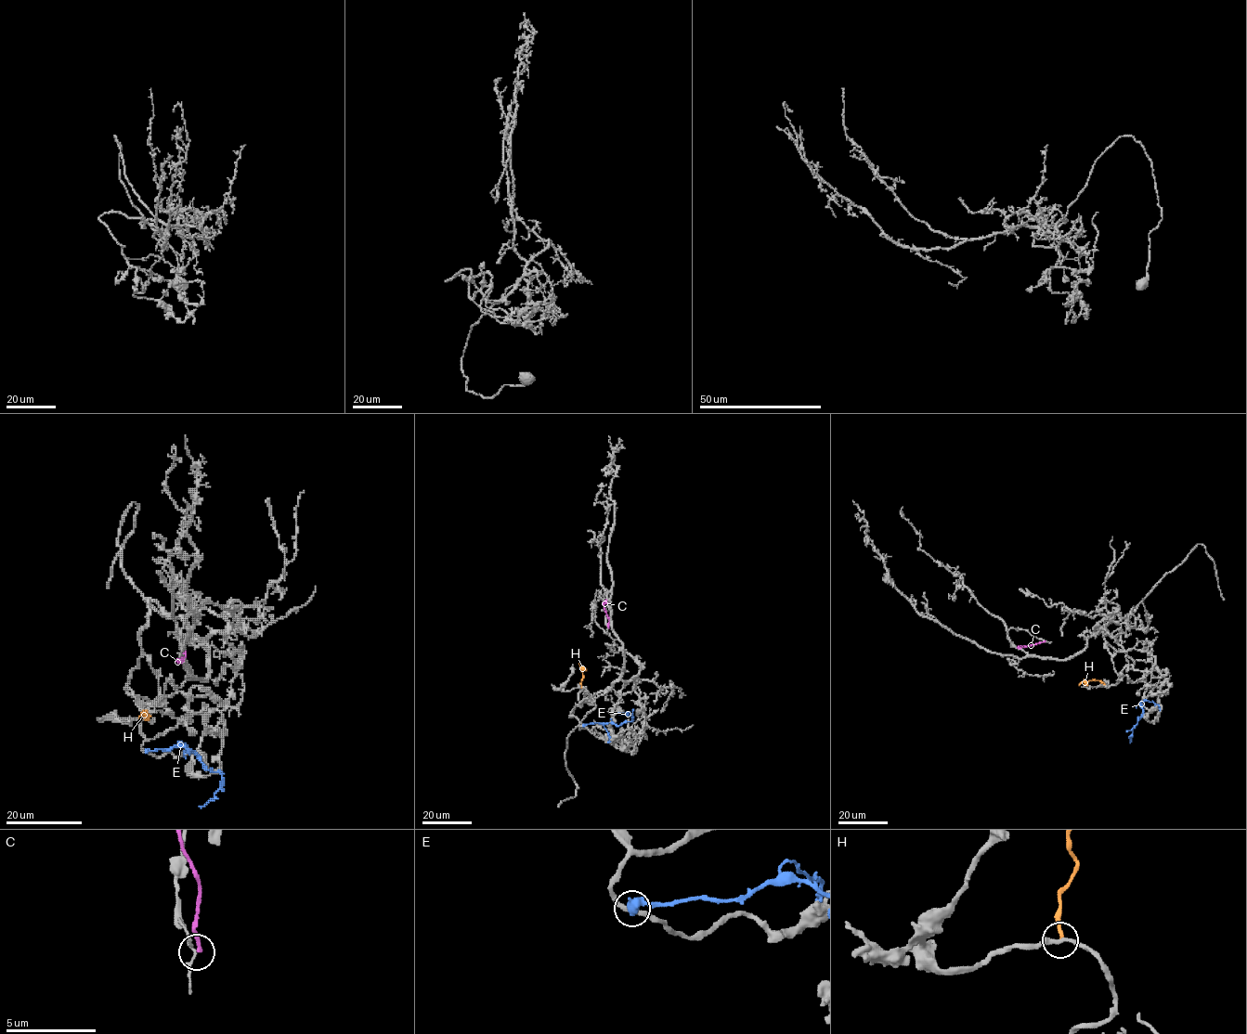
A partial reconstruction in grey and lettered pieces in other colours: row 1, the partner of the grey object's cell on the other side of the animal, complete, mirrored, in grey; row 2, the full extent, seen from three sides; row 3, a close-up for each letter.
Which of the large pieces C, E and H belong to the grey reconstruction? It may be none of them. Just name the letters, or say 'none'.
none

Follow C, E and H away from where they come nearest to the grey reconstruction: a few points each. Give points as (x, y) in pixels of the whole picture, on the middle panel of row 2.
C: (608, 628), (604, 605), (606, 600)
E: (583, 725), (613, 723), (618, 726), (632, 719), (632, 716), (617, 713)
H: (581, 687), (583, 675), (579, 661)

